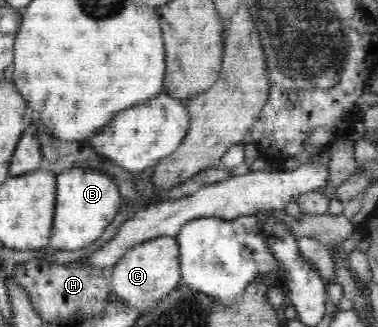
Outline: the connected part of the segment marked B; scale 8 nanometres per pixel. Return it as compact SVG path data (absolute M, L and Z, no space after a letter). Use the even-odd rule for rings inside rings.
M70 168L56 176L56 203L49 247L79 250L96 241L114 221L122 205L117 183L103 171Z

